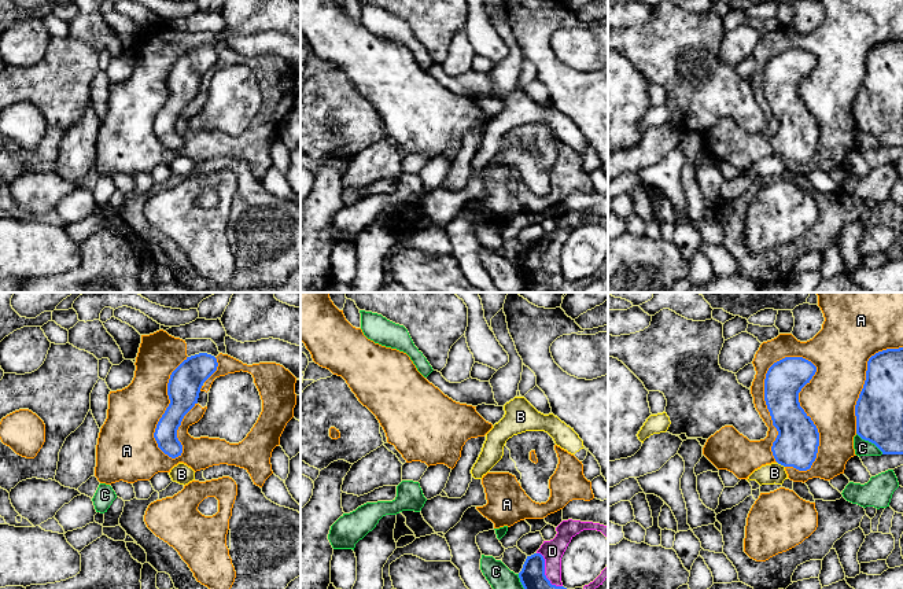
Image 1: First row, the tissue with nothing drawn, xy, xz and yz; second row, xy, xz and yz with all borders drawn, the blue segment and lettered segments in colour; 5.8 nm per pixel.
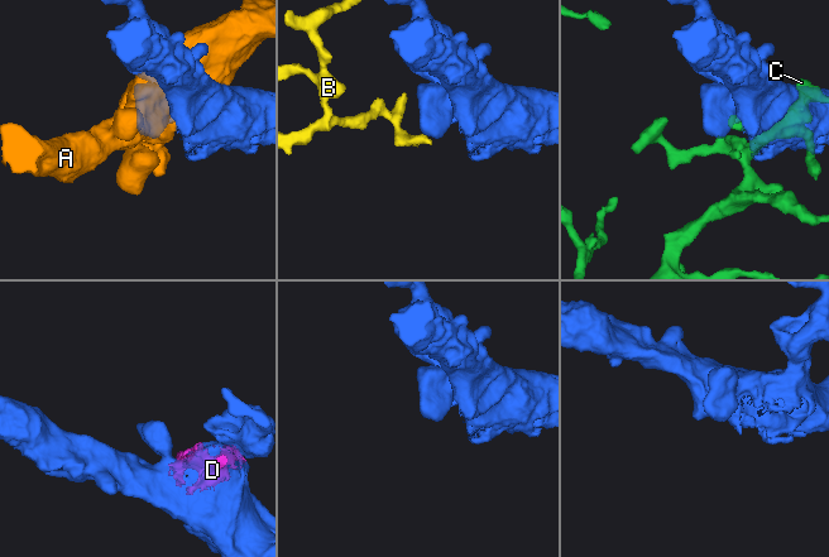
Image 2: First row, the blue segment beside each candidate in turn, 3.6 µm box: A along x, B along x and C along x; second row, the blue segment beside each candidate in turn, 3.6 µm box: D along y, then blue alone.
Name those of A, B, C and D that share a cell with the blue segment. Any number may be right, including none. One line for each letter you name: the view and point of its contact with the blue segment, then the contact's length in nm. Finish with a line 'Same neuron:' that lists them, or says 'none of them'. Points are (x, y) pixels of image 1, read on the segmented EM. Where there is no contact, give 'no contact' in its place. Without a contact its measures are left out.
D: xz (544, 573) | 260 nm
Same neuron: D

